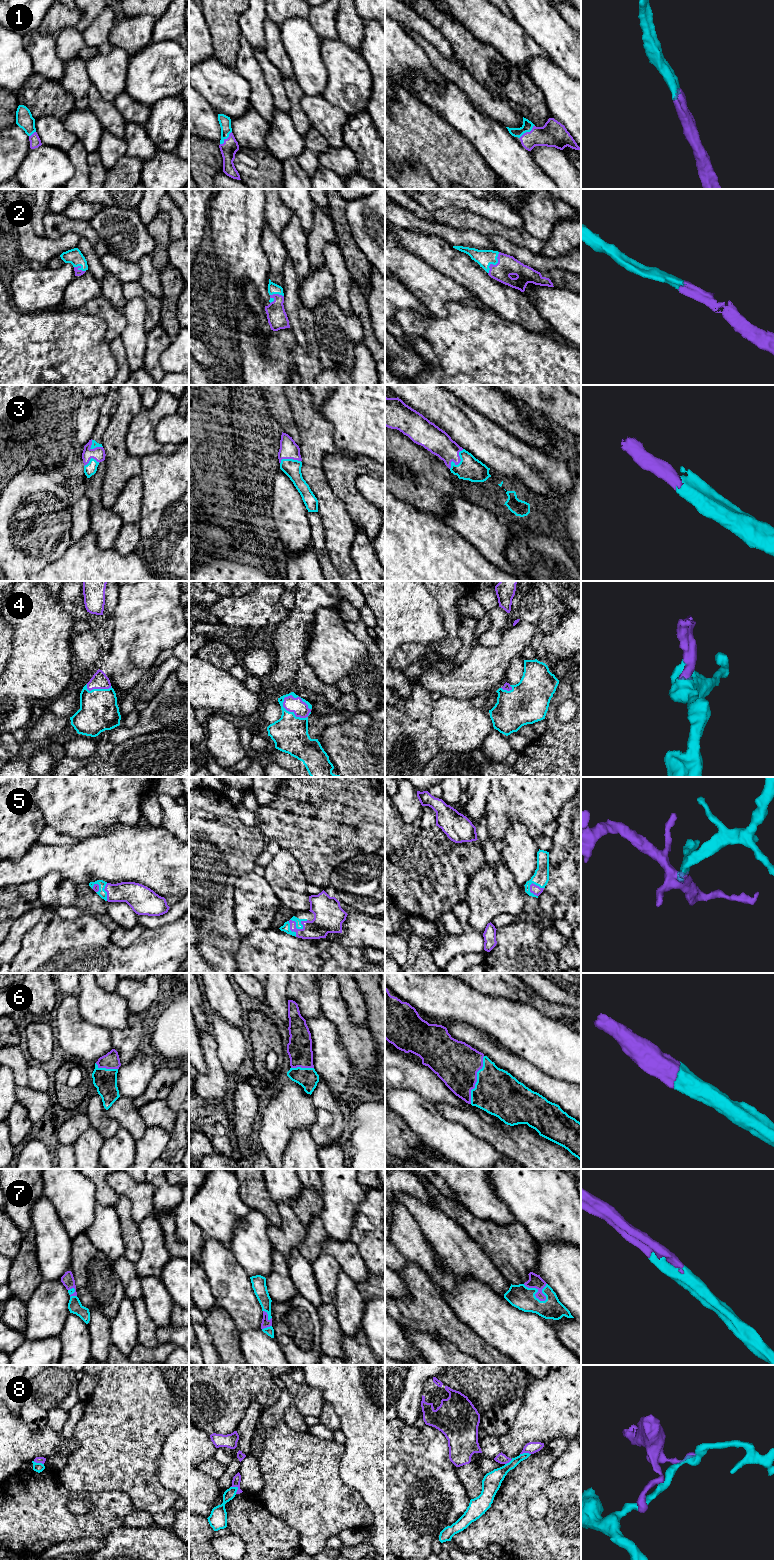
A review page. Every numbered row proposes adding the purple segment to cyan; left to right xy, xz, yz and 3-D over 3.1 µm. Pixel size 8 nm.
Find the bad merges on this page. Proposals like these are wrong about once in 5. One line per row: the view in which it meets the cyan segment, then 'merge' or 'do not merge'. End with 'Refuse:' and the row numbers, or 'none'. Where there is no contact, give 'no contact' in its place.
1: contact in yz; merge
2: contact in yz; merge
3: contact in yz; merge
4: contact in xz; merge
5: contact in xz; merge
6: contact in yz; merge
7: contact in yz; merge
8: contact in xz; do not merge
Refuse: 8

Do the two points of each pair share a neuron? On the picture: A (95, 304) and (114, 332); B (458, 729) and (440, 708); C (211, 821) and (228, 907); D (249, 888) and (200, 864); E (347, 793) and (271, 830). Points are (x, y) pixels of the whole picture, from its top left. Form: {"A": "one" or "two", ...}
{"A": "one", "B": "one", "C": "one", "D": "two", "E": "one"}

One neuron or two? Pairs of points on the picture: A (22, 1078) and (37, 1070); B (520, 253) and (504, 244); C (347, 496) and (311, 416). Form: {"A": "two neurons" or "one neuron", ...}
{"A": "two neurons", "B": "one neuron", "C": "two neurons"}

